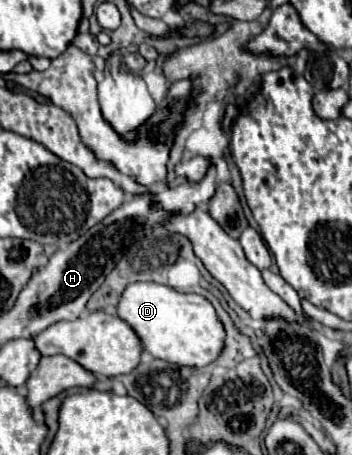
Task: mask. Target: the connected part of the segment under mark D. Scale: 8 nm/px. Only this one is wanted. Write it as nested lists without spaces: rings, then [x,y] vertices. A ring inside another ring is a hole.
[[[131,283],[119,297],[117,317],[137,333],[143,351],[151,353],[155,359],[175,365],[205,367],[213,363],[223,349],[223,327],[213,305],[201,295],[179,293],[159,283]]]

